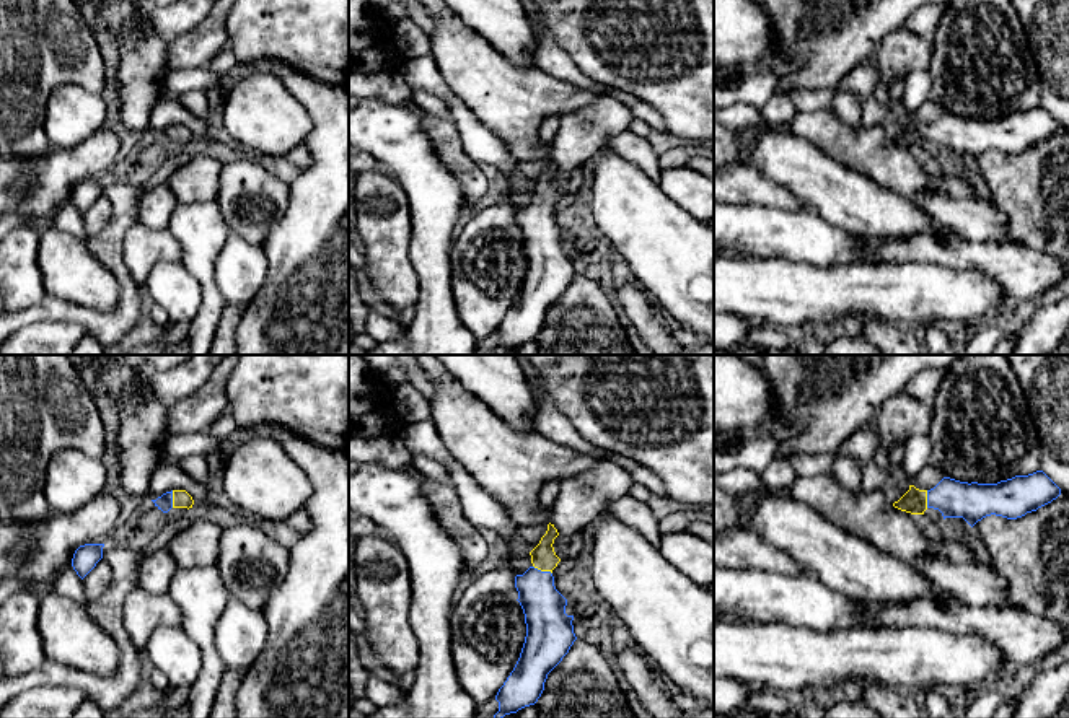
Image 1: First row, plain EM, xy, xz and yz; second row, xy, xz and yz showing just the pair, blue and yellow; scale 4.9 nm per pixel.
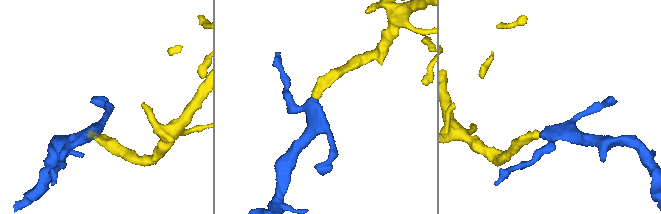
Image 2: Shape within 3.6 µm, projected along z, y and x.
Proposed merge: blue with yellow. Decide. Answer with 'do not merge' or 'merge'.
merge

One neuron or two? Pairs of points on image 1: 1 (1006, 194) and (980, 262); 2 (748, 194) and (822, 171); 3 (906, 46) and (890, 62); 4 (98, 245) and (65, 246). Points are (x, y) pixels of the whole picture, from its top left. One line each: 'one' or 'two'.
1: two
2: two
3: one
4: two

